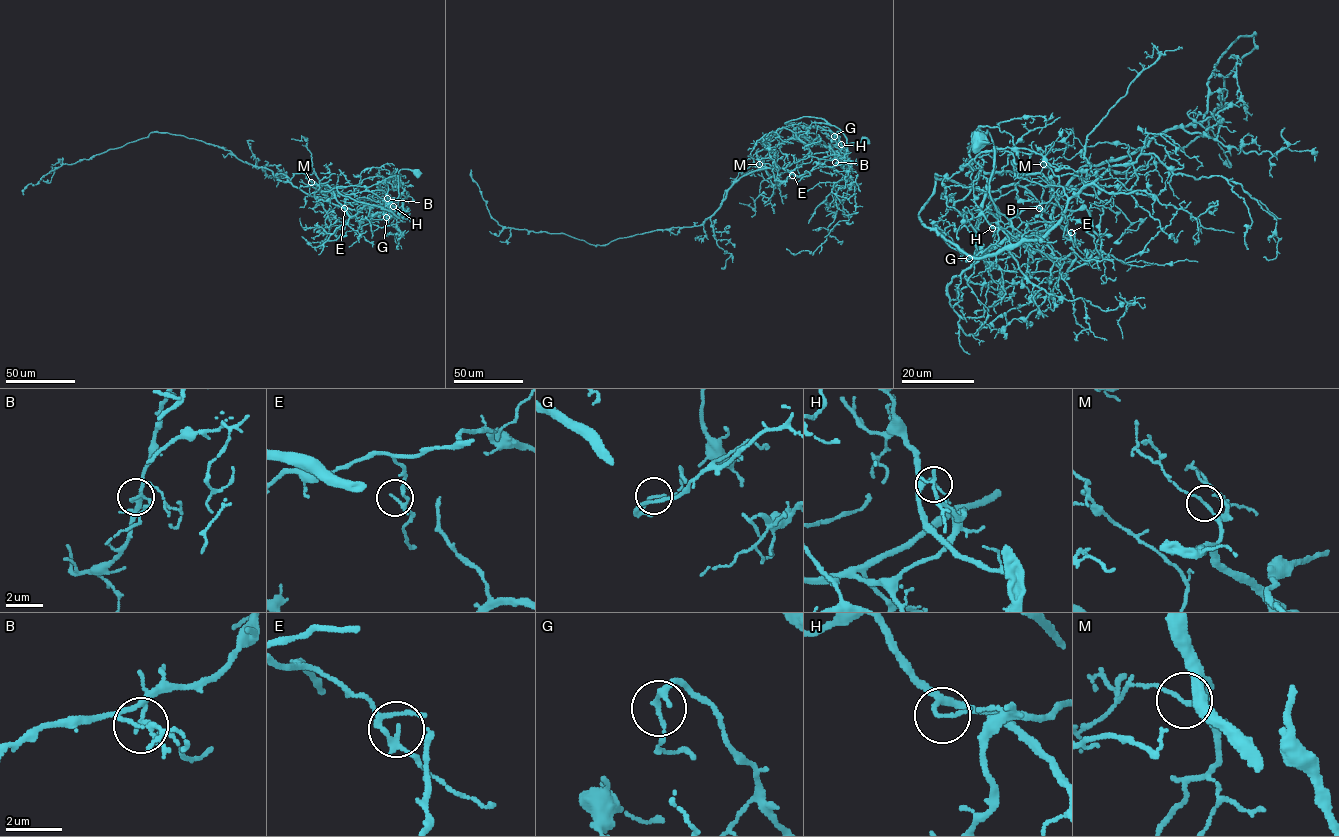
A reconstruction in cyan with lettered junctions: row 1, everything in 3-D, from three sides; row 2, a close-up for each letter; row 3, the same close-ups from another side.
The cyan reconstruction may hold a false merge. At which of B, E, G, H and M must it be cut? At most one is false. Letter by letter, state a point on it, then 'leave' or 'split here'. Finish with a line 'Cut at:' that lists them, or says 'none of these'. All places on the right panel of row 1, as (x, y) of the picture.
B: place (1039, 208); leave
E: place (1071, 232); leave
G: place (969, 258); leave
H: place (992, 228); split here
M: place (1043, 164); leave
Cut at: H

